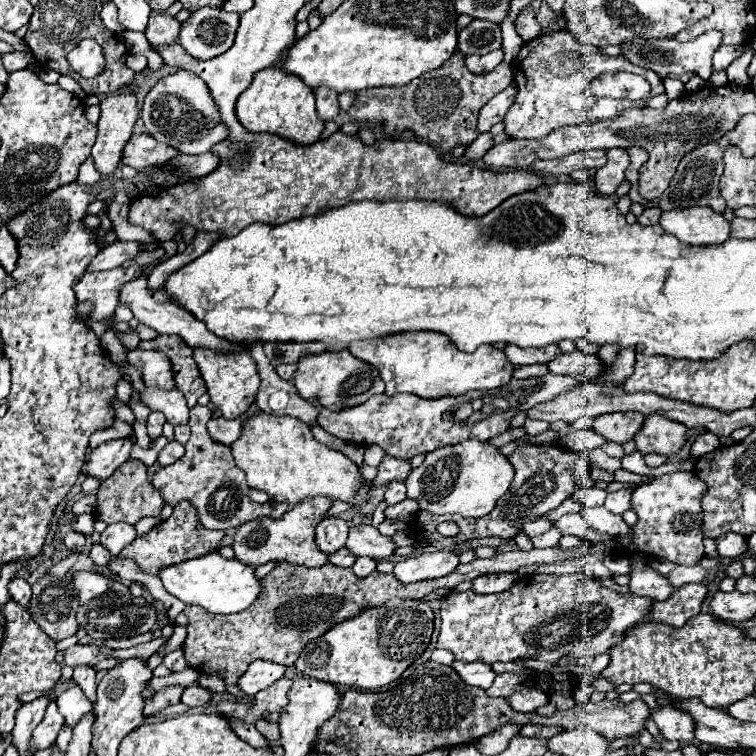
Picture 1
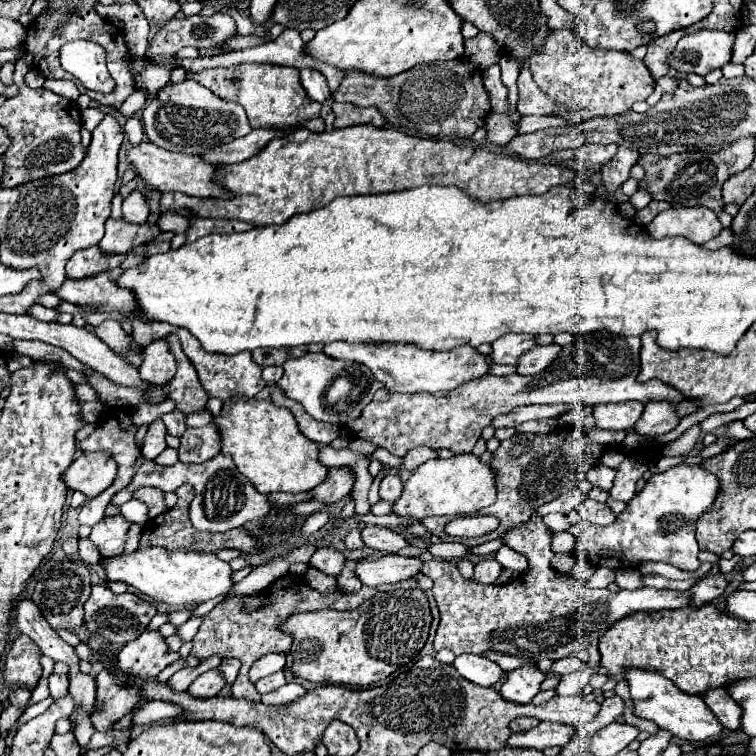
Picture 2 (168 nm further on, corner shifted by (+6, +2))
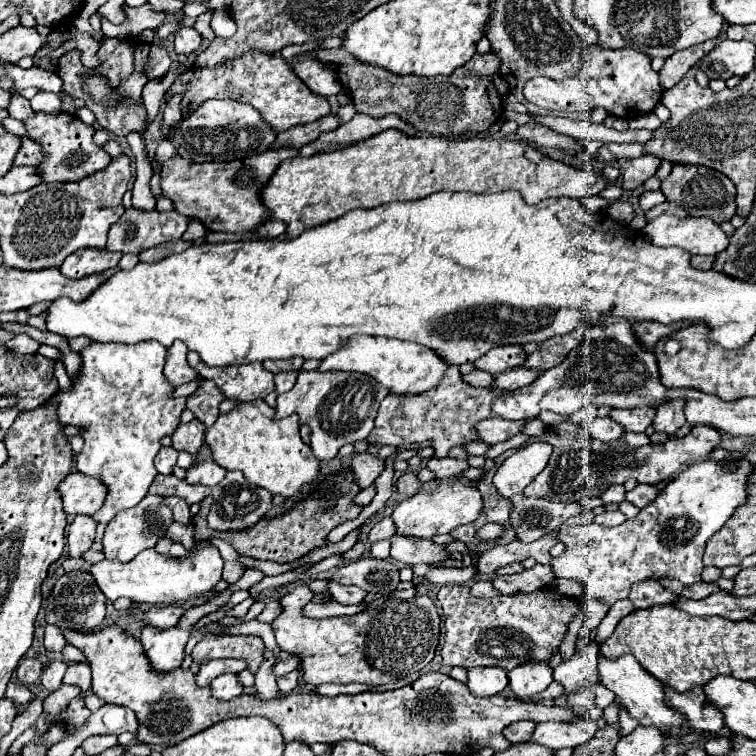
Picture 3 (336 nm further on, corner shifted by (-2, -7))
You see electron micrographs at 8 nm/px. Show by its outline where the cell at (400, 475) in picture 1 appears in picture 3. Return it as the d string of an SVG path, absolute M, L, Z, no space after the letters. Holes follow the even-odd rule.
M431 458L427 462L427 468L433 470L437 474L437 478L449 478L449 476L457 476L459 472L463 472L465 468L469 468L467 460L459 460L459 458Z

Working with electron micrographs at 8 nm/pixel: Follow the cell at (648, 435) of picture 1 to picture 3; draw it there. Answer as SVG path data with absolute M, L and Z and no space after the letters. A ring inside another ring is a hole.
M667 400L663 404L659 404L653 420L653 426L657 432L665 432L669 436L675 436L675 432L685 424L685 400Z

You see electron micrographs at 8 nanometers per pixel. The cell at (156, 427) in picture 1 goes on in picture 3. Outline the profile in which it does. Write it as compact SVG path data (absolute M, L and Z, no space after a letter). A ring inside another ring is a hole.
M161 448L157 458L155 458L155 466L159 470L159 474L171 474L177 462L177 452L175 448Z

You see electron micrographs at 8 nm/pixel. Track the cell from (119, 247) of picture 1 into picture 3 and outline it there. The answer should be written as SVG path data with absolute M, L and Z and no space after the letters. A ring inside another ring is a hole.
M129 208L125 210L125 214L111 226L109 232L109 242L107 242L107 250L111 252L133 252L139 254L147 248L153 248L157 244L169 242L169 240L177 240L183 236L183 232L187 230L187 216L181 216L179 212L171 210L171 212L157 212L157 210L137 210L137 208Z

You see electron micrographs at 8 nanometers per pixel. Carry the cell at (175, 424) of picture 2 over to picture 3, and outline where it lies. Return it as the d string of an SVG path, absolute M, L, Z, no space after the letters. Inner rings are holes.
M191 420L189 424L181 424L175 430L175 434L171 436L171 440L173 440L173 448L177 452L197 454L205 442L205 424L199 420Z

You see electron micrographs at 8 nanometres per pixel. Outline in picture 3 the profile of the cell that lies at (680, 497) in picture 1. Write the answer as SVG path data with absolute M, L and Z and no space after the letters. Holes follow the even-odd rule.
M735 450L735 452L731 452L727 458L723 458L723 460L719 460L719 462L715 462L715 460L703 460L703 462L697 462L697 464L687 466L675 480L671 480L671 482L661 490L661 494L657 496L655 502L651 502L649 506L645 506L633 520L625 520L625 522L619 524L619 526L603 528L603 526L599 526L599 524L585 524L585 526L569 526L567 530L561 530L561 532L559 532L559 542L565 544L565 552L563 552L561 556L557 556L557 558L551 560L551 568L553 568L555 576L579 580L579 582L583 584L585 594L587 594L589 598L603 600L609 608L611 608L617 600L627 598L629 592L631 592L631 586L633 586L635 582L643 582L643 580L661 580L661 578L677 578L677 580L681 580L683 584L695 584L695 582L699 582L699 580L701 580L701 570L703 570L703 560L701 560L701 558L703 558L705 542L707 542L707 540L709 540L709 538L711 538L711 536L713 536L713 534L731 518L731 514L735 512L737 506L741 506L741 504L747 502L747 480L749 480L749 476L753 474L753 464L751 464L749 460L745 460L745 454L747 454L747 450Z

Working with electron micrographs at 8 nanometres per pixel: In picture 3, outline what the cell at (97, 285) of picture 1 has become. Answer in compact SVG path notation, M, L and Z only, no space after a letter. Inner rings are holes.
M81 248L67 256L67 260L61 264L61 272L67 278L83 278L95 272L103 272L115 268L121 260L121 252L109 252L109 250L97 248Z

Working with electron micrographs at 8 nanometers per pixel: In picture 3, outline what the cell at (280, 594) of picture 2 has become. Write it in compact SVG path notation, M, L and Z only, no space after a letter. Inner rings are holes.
M207 636L191 652L193 660L201 664L213 658L243 658L249 662L249 670L257 674L263 662L263 640L259 636Z

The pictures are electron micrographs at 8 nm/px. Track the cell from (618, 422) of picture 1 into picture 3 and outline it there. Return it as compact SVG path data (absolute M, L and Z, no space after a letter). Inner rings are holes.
M613 408L609 414L615 422L623 424L627 432L645 432L655 418L655 408Z

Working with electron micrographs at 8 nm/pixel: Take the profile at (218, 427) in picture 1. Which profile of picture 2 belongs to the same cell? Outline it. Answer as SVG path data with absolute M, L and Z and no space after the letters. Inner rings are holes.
M211 421L199 429L187 429L181 437L179 461L183 463L203 463L221 451L219 427Z

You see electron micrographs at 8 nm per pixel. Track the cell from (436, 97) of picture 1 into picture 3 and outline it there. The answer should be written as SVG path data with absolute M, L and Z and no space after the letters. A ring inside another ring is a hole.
M331 48L331 50L319 50L317 58L321 62L331 60L337 66L339 78L341 82L347 86L347 90L351 92L351 98L357 106L357 112L361 114L369 114L373 118L383 118L387 114L397 114L399 118L403 118L405 122L413 124L421 134L431 134L431 136L477 136L481 132L487 132L487 128L497 120L499 112L501 112L501 104L499 108L493 106L491 98L489 98L489 90L491 90L491 80L489 78L481 78L481 76L473 76L469 74L465 68L455 70L451 76L435 76L435 78L423 78L423 76L399 76L393 72L387 72L385 68L373 66L373 64L365 64L357 58L353 58L347 50L343 48Z

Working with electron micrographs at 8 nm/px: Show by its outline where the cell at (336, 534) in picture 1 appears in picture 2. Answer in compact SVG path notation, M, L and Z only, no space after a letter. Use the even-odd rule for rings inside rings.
M325 545L321 547L319 551L315 551L315 555L311 557L311 565L331 577L337 577L343 569L343 563L345 563L345 557L341 551L337 551L335 547L331 545Z

